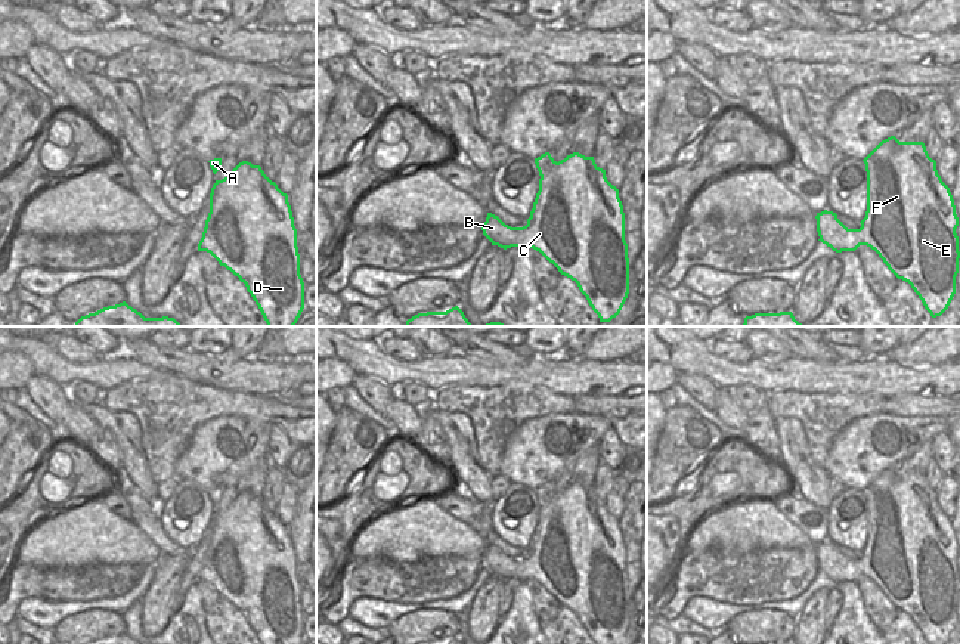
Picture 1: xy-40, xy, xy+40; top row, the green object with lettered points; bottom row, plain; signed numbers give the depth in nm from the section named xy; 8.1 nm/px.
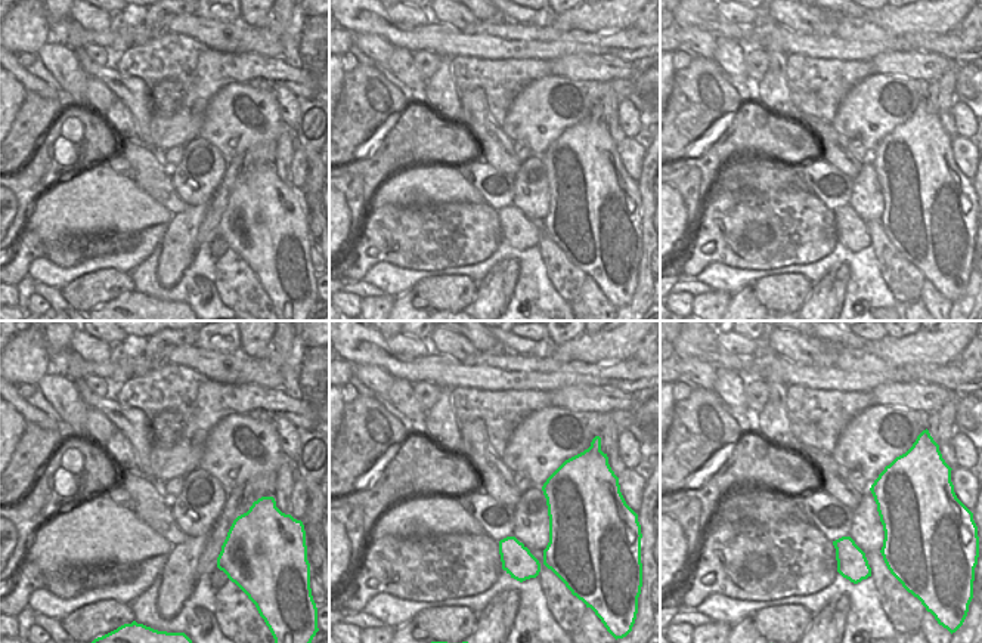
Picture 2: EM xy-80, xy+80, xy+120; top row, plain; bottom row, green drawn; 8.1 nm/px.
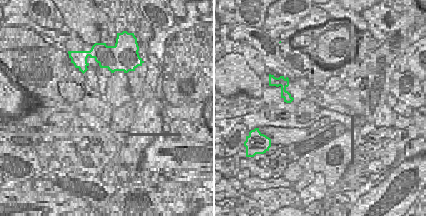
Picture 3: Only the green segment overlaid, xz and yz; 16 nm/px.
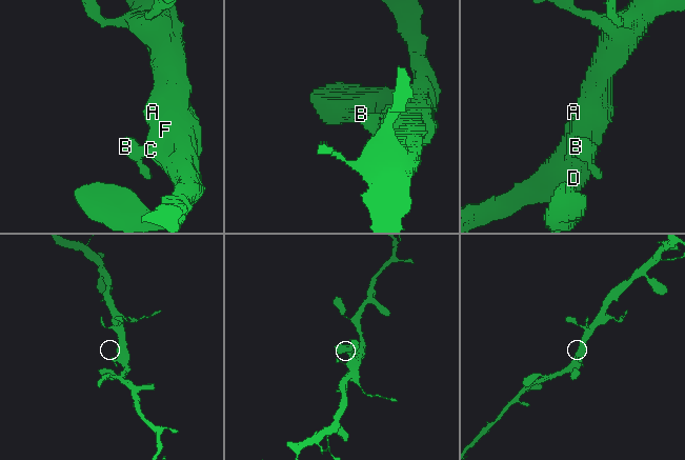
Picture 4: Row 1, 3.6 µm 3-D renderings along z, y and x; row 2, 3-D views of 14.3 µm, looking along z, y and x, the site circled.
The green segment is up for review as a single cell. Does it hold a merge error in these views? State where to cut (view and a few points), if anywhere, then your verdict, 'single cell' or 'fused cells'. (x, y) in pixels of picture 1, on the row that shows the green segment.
cut none; single cell

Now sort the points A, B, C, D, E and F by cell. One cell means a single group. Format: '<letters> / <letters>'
A B C D E F

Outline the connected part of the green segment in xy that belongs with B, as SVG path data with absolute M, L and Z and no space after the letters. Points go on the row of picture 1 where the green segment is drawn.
M549 152L535 158L539 171L539 191L536 193L530 217L523 227L511 227L498 216L487 213L481 227L483 235L504 250L518 247L521 251L533 248L539 251L558 272L575 281L580 292L586 297L592 310L598 315L600 322L610 322L616 318L629 294L629 258L628 244L625 241L625 213L619 198L619 189L613 186L606 170L595 164L594 157L585 157L579 152L555 161Z

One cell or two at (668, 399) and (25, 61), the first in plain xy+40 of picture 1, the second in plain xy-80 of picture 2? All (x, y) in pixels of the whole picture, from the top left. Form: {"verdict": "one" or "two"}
{"verdict": "one"}

